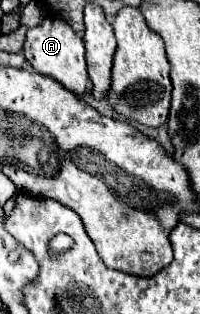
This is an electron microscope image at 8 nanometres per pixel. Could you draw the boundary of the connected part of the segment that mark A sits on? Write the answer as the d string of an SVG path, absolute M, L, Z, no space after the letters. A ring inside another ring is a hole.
M47 17L39 27L27 31L23 55L37 73L53 77L63 87L73 91L77 97L83 97L83 93L87 91L87 65L85 65L83 39L63 19Z

